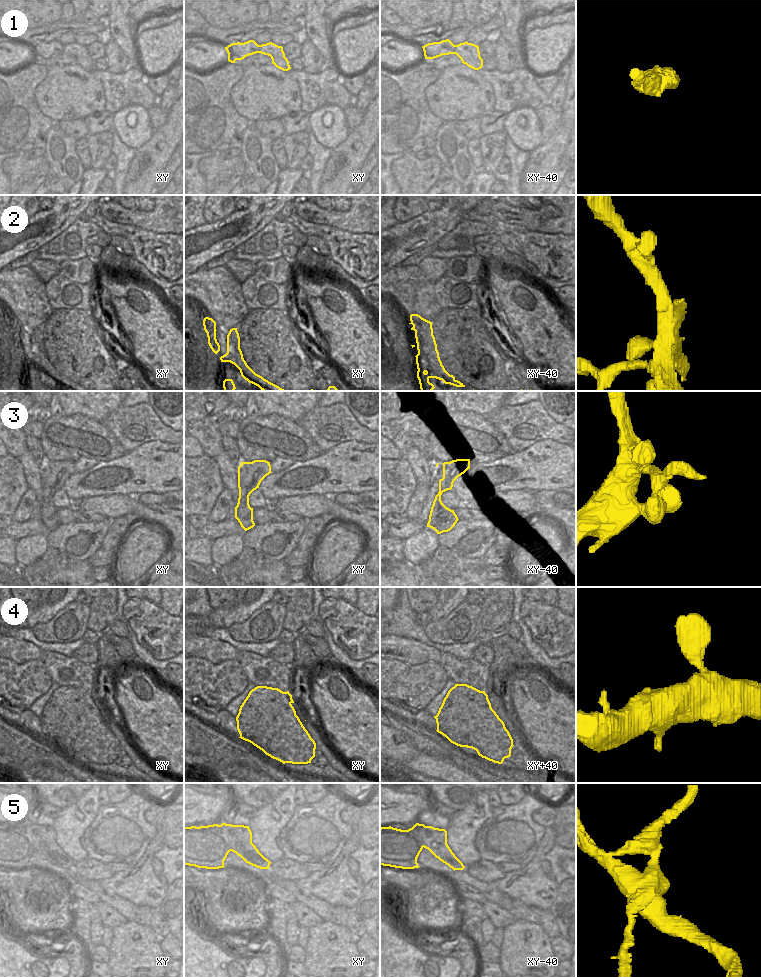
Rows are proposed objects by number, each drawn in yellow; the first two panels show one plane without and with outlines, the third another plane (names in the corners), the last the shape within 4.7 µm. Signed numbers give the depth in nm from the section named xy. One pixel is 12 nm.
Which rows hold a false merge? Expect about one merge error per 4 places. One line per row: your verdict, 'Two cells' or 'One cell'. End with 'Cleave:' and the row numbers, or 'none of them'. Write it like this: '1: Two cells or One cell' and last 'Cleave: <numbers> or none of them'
1: One cell
2: Two cells
3: One cell
4: One cell
5: Two cells
Cleave: 2, 5

